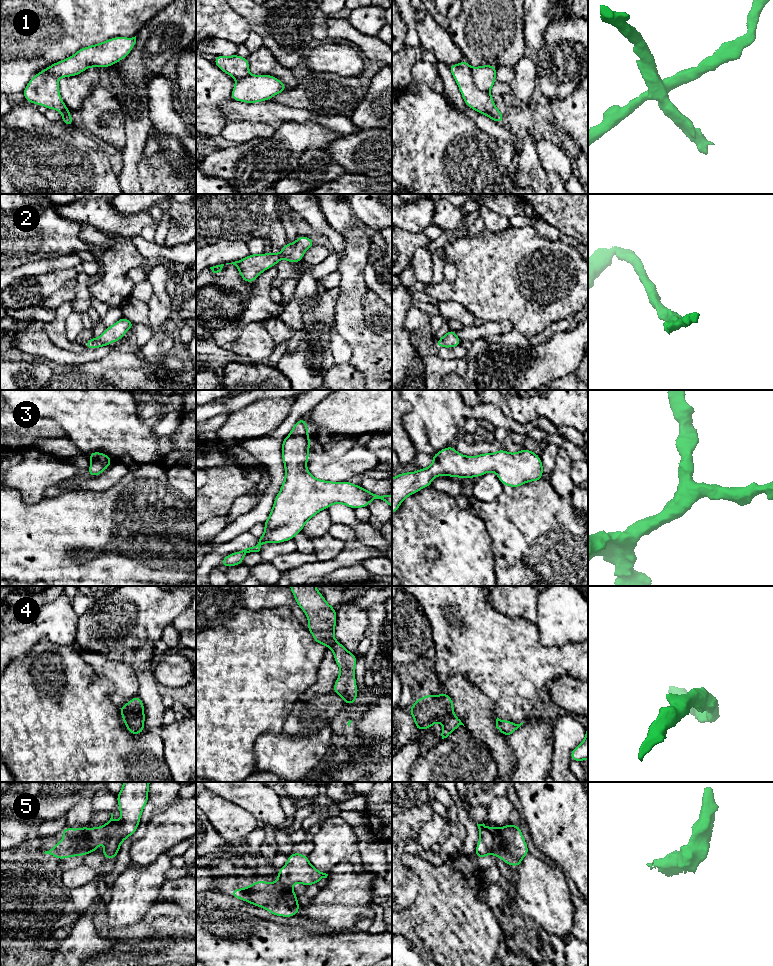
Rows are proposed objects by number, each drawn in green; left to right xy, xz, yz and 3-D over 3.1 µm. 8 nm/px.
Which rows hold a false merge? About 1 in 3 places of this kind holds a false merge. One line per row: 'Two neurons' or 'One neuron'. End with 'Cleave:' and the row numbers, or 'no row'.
1: Two neurons
2: One neuron
3: One neuron
4: One neuron
5: Two neurons
Cleave: 1, 5

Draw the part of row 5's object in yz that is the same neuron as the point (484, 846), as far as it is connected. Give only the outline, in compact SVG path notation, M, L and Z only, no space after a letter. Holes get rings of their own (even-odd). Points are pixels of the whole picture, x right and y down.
M484 823L478 824L480 840L477 842L475 857L484 858L487 855L492 854L492 846L493 846L493 833L492 828L487 827Z

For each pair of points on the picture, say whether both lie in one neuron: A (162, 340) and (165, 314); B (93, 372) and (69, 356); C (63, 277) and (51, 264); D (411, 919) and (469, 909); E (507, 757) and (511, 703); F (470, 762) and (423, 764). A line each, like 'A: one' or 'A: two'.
A: two
B: two
C: two
D: one
E: two
F: one

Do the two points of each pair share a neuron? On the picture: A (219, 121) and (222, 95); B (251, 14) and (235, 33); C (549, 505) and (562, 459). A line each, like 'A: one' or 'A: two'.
A: one
B: two
C: two

